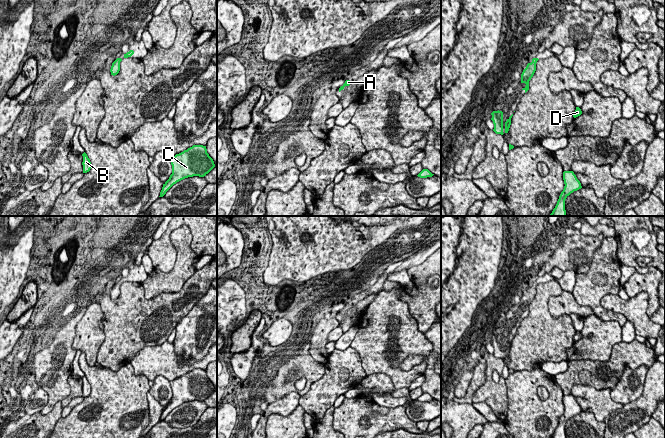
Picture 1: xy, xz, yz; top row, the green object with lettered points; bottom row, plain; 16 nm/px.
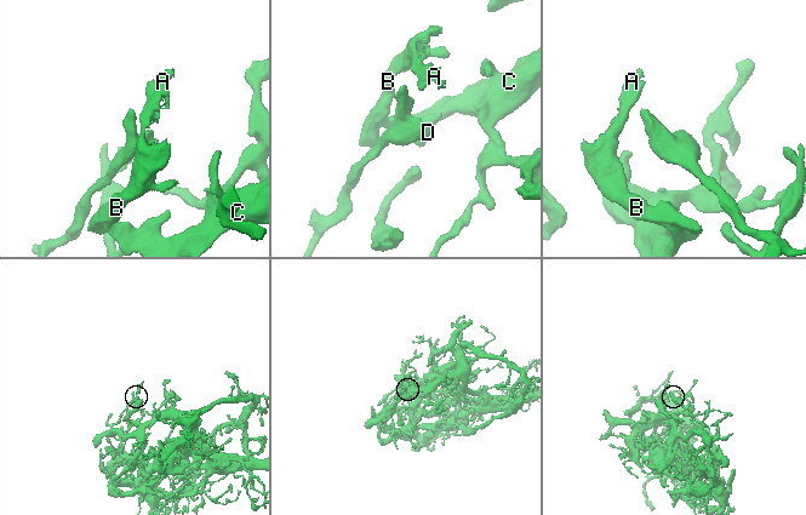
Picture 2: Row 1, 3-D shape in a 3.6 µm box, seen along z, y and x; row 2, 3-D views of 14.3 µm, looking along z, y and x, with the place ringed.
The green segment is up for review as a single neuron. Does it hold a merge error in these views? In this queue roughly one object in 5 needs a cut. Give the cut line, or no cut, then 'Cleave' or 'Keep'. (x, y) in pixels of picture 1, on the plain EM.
No split. Keep

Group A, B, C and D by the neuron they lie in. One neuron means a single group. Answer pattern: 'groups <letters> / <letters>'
groups A B C D

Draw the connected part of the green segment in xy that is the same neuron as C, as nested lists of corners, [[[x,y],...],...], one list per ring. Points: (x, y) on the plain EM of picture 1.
[[[193,369],[170,381],[170,385],[172,398],[163,408],[159,421],[163,421],[177,406],[193,400],[204,401],[215,391],[213,383],[207,377],[206,370],[203,369]]]

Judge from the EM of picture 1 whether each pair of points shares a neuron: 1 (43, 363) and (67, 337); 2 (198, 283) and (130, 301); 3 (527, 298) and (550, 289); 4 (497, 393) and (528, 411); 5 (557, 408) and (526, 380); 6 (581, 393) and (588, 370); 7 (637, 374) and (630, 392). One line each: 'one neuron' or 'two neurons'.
1: one neuron
2: one neuron
3: two neurons
4: two neurons
5: one neuron
6: two neurons
7: one neuron

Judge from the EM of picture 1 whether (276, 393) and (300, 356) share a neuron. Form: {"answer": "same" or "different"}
{"answer": "same"}

